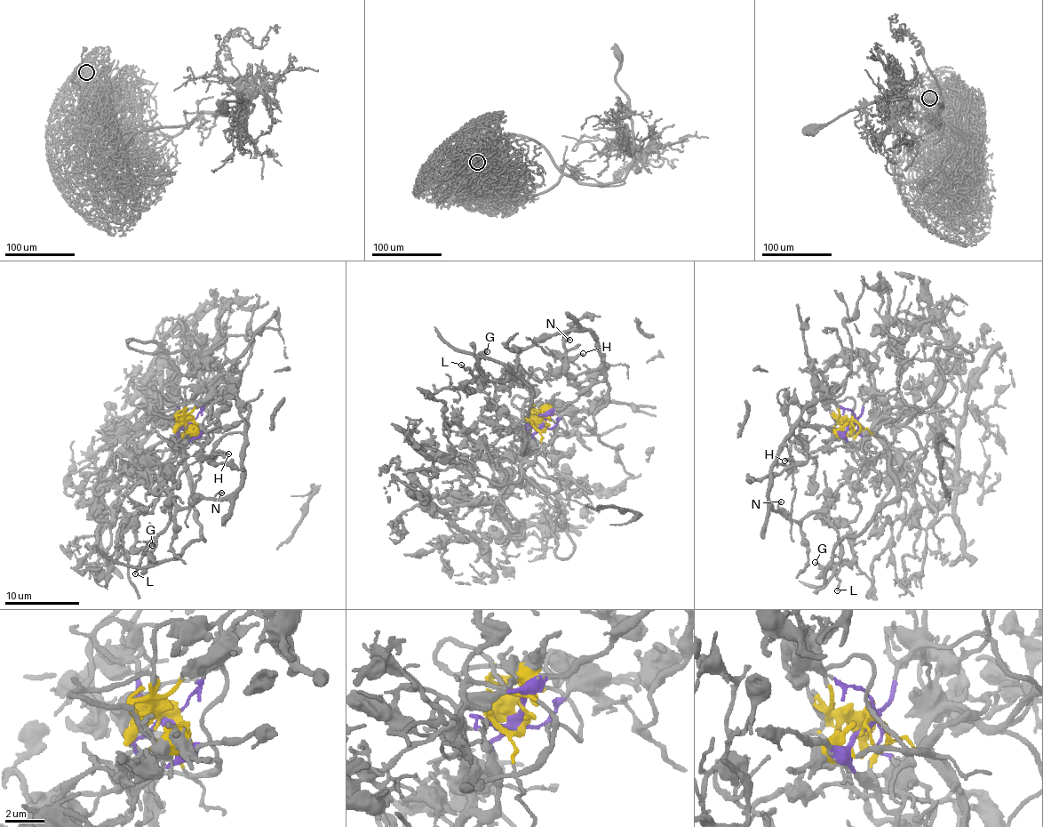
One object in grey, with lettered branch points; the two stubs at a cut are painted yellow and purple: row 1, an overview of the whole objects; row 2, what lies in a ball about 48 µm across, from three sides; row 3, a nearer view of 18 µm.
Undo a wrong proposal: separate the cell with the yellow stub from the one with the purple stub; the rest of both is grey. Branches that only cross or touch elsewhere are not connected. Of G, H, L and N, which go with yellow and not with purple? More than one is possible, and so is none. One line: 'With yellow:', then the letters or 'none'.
With yellow: G, L

